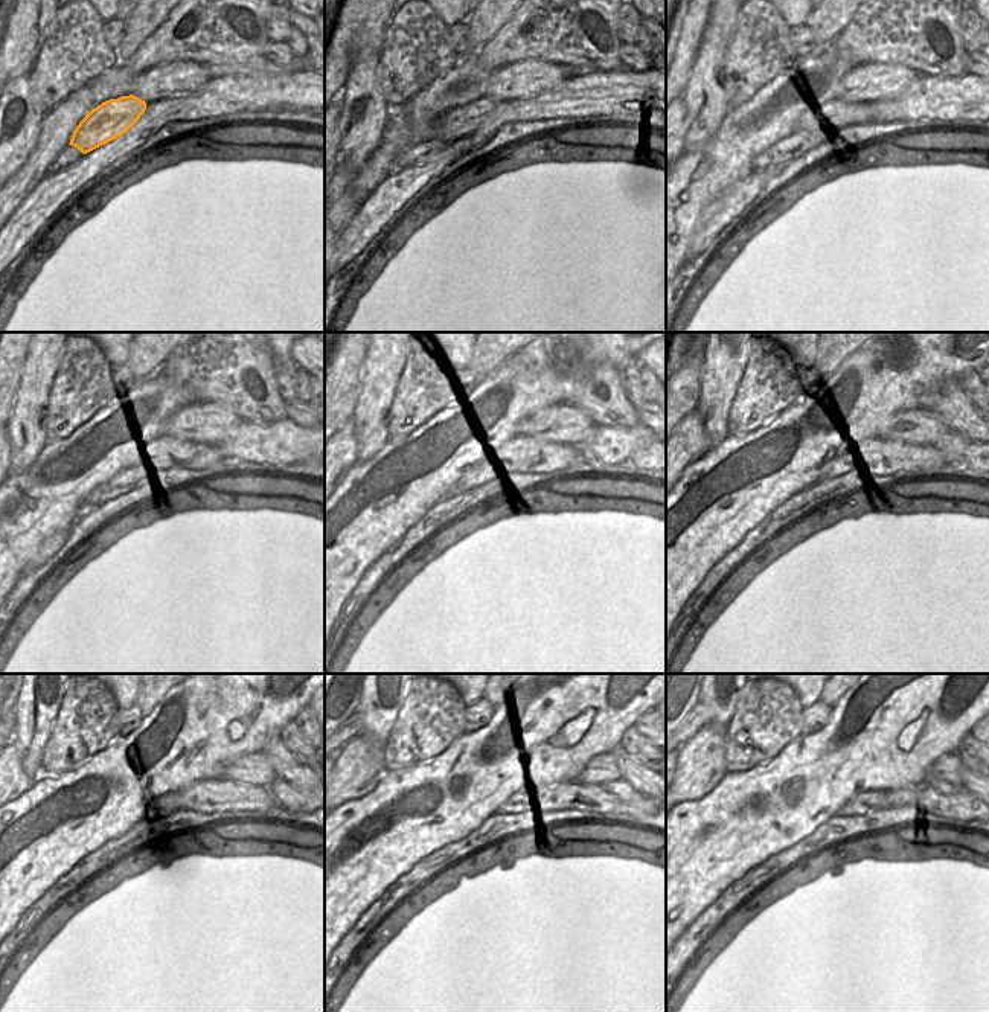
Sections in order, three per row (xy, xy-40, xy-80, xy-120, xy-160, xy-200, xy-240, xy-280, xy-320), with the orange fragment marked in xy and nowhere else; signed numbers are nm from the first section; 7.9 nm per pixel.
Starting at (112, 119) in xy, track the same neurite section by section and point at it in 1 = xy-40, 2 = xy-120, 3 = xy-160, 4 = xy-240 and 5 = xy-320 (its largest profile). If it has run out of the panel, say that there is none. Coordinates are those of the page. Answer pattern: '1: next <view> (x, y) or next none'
1: next xy-40 (457, 122)
2: next xy-120 (171, 451)
3: next xy-160 (521, 453)
4: next xy-240 (208, 796)
5: next xy-320 (965, 807)

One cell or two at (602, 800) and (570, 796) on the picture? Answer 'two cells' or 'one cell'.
one cell

